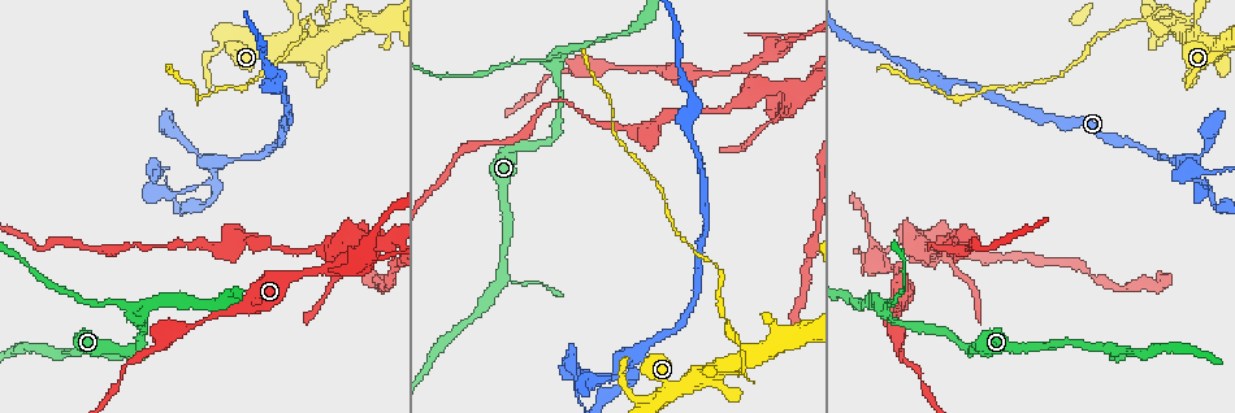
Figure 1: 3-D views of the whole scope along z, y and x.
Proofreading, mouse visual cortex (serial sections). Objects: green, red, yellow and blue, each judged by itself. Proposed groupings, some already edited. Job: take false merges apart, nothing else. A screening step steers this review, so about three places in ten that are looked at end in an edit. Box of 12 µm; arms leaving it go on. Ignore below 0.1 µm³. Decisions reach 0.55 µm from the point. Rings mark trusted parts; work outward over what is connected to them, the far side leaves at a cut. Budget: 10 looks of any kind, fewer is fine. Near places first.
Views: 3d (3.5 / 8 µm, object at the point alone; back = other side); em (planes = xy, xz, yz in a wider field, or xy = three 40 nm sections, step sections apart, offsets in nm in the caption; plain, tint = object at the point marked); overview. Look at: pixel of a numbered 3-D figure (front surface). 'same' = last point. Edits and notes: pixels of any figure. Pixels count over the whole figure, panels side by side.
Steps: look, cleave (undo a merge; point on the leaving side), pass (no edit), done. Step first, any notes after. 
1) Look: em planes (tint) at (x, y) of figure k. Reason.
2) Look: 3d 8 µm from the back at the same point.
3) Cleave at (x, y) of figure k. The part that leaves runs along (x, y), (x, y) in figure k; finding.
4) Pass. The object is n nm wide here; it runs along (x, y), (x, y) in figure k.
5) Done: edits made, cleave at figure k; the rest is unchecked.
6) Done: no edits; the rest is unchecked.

Look: 3d 3.5 µm at (654, 69) of figure 1. Calibre changes.

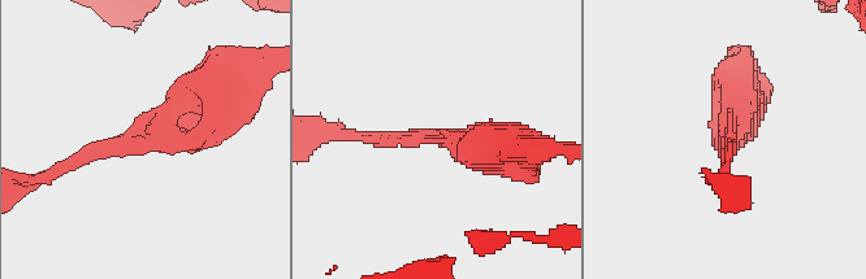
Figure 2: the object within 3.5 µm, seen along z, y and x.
Look: em xy step 3 (tint) at (731, 133) of figure 2. Need the tissue.

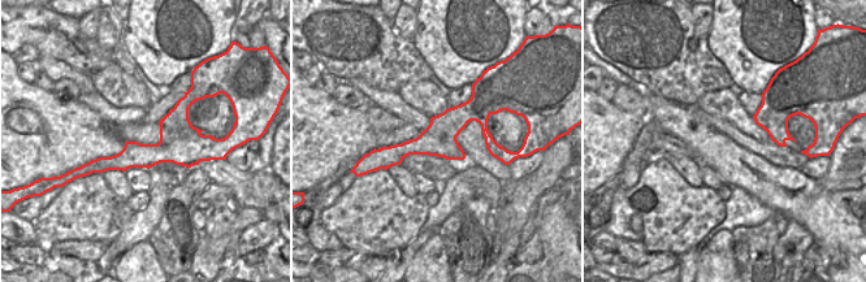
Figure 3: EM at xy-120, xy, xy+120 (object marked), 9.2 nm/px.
Pass. The object is 320 nm wide here; it runs along (217, 97), (65, 166) in figure 2; all the same cell.

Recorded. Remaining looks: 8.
Look: 3d 3.5 µm at (365, 259) of figure 1. Side arm on a straight run.

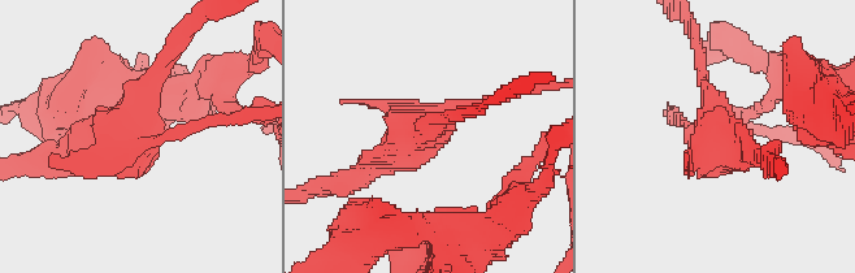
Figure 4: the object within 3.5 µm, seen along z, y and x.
Look: em xy step 2 (plain) at (141, 140) of figure 4.

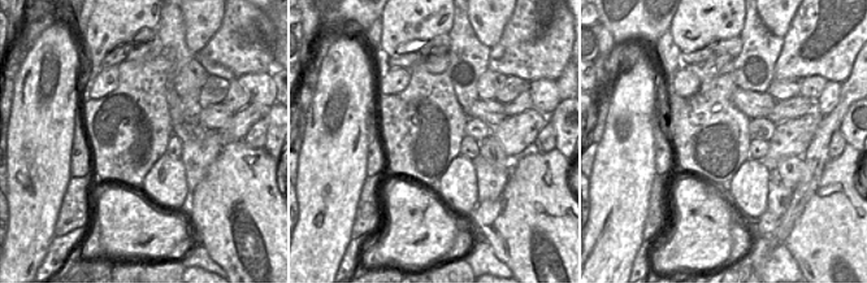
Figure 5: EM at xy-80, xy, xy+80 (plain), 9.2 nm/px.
Look: em xy step 2 (tint) at the same point. Where the object lies.

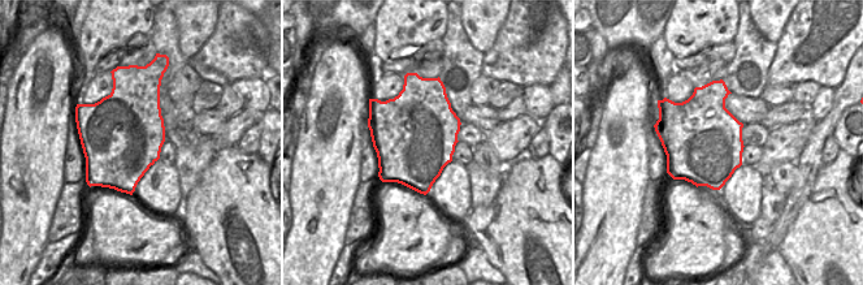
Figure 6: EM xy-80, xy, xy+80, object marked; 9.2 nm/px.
Cleave at (182, 133) of figure 4. The object is 750 nm wide here; the part that leaves runs along (143, 138), (243, 107) in figure 4; a second cell is stuck on.

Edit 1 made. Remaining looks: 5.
Look: 3d 3.5 µm at (886, 314) of figure 1. Arms part here.

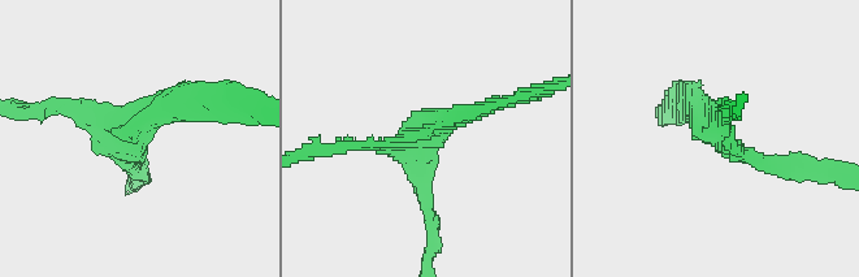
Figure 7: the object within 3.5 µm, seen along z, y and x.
Pass. 3 arms meet here; it runs along (429, 216), (417, 139), (489, 109) in figure 7; all the same cell.

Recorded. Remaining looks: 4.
Look: 3d 3.5 µm from the back at (564, 365) of figure 1. Thin neck.

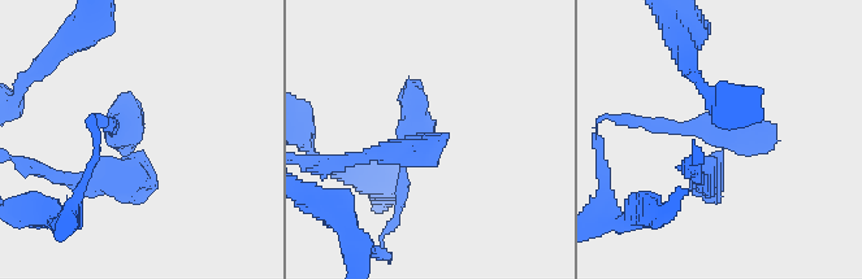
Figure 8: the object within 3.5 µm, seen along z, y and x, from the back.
Look: em xy step 5 (tint) at (421, 128) of figure 8. Shape alone is not enough.

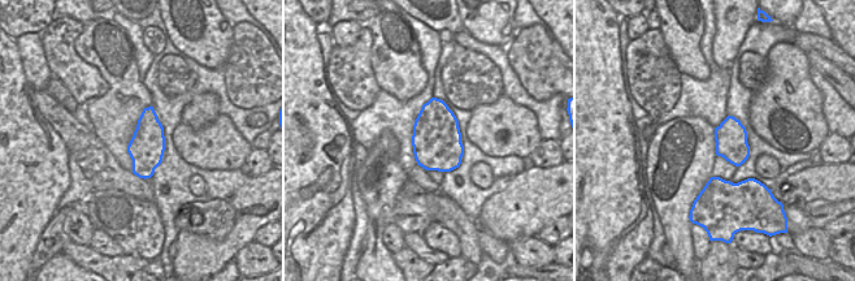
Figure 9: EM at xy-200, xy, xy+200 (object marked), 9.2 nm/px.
Look: em planes (tint) at the same point.

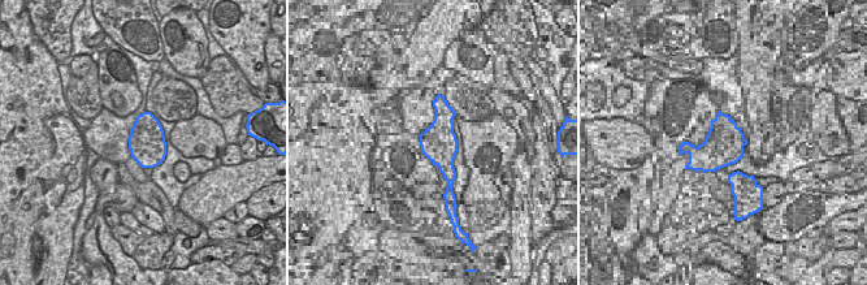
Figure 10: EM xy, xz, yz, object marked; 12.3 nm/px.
Pass. The object is 460 nm wide here; it runs along (76, 181), (135, 165), (111, 129) in figure 8; one cell here.

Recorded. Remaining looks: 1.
Done: edits made, cleave at figure 4; the rest is unchecked.

